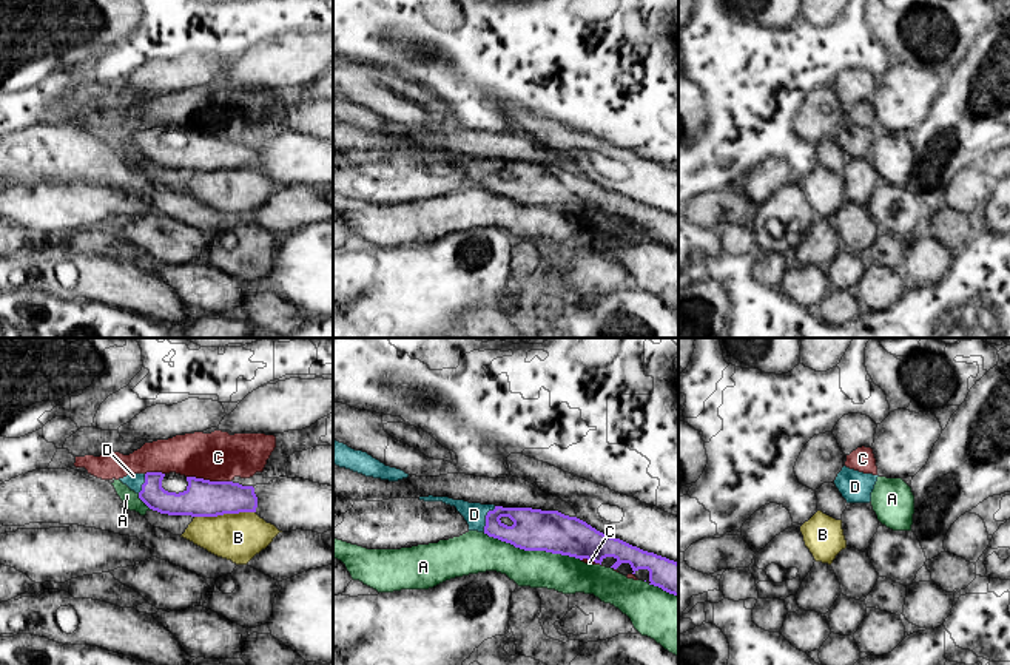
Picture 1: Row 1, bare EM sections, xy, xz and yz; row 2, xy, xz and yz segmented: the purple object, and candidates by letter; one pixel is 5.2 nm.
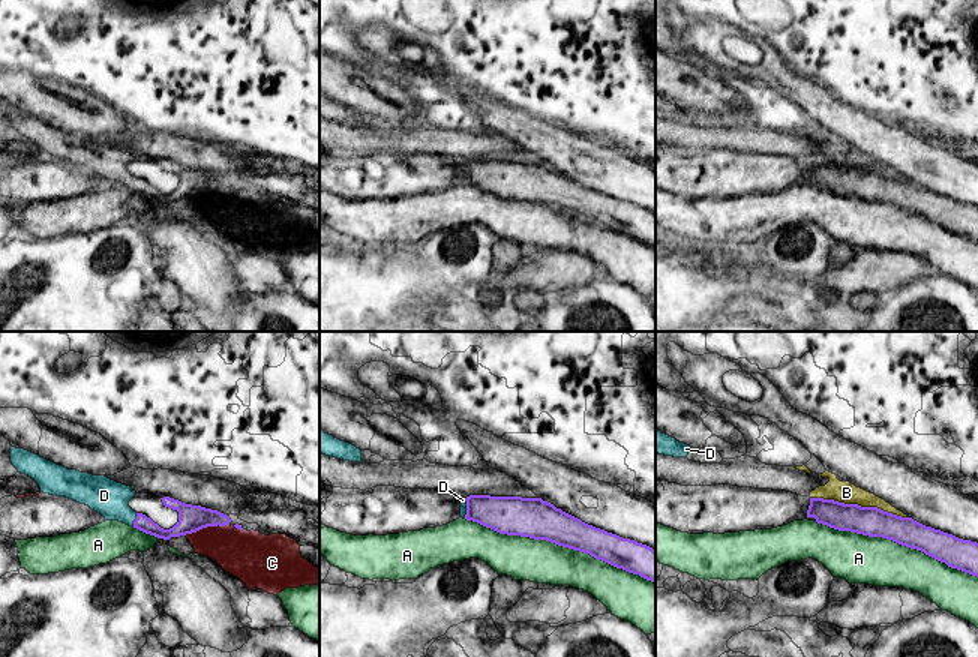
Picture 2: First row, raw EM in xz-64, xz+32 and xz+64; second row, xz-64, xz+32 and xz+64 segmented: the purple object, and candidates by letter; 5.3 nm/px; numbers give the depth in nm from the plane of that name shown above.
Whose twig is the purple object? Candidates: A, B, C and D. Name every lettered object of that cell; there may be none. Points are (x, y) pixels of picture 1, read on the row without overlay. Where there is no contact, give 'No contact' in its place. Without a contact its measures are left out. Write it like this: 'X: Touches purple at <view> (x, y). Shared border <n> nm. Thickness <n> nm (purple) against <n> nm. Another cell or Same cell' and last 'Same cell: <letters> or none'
A: Touches purple at xz (532, 204). Shared border 550 nm. Thickness 220 nm (purple) against 190 nm. Another cell
B: Touches purple at xy (224, 167). Shared border 320 nm. Thickness 190 nm (purple) against 260 nm. Another cell
C: Touches purple at xy (208, 135). Shared border 240 nm. Thickness 190 nm (purple) against 260 nm. Another cell
D: Touches purple at xz (486, 173). Shared border 150 nm. Thickness 220 nm (purple) against 110 nm. Same cell
Same cell: D

